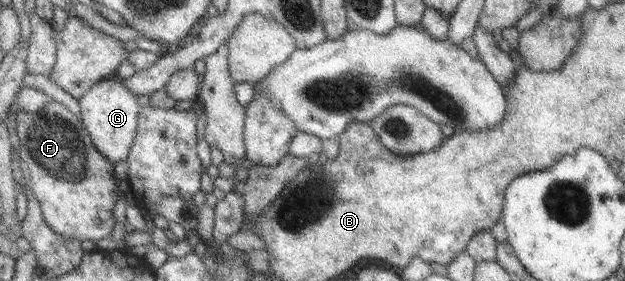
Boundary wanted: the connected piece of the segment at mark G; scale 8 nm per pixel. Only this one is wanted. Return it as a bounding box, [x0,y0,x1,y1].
[79,75,142,163]

